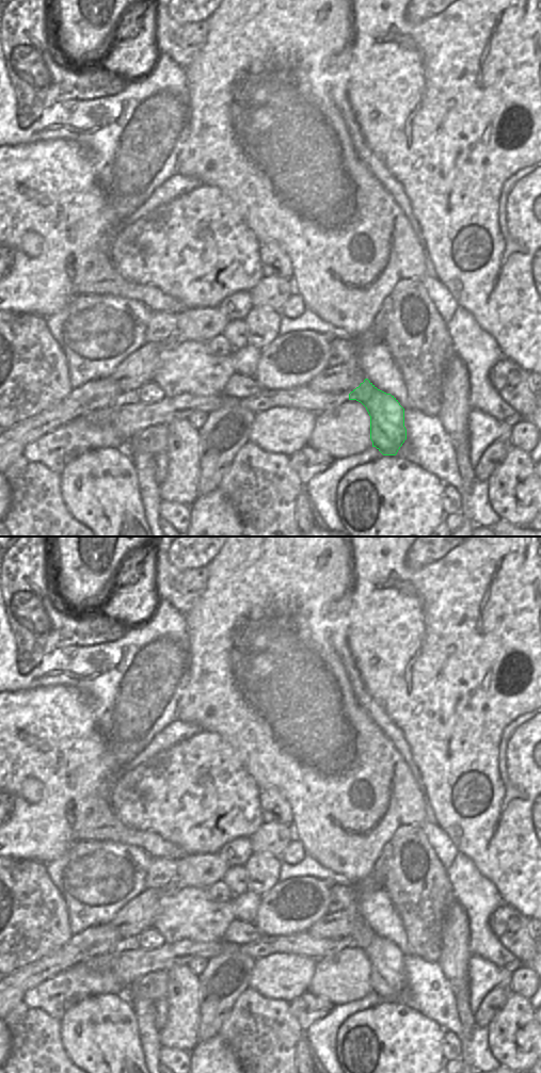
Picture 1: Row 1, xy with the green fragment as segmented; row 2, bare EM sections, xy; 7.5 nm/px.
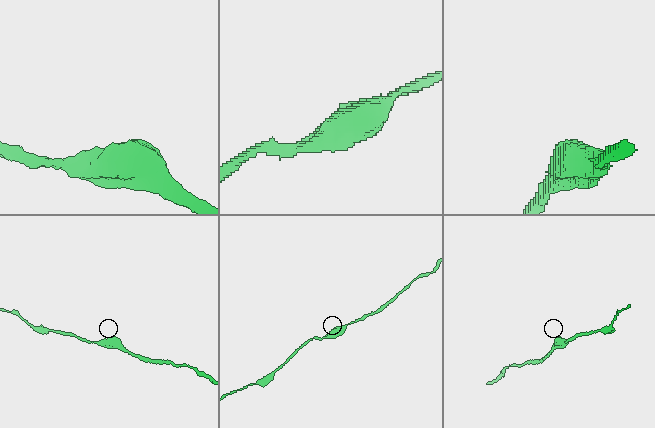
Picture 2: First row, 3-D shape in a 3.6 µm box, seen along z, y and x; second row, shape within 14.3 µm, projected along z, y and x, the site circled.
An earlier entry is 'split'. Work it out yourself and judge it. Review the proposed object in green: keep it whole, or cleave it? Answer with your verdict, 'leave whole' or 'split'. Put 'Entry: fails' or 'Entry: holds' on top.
Entry: fails
leave whole

